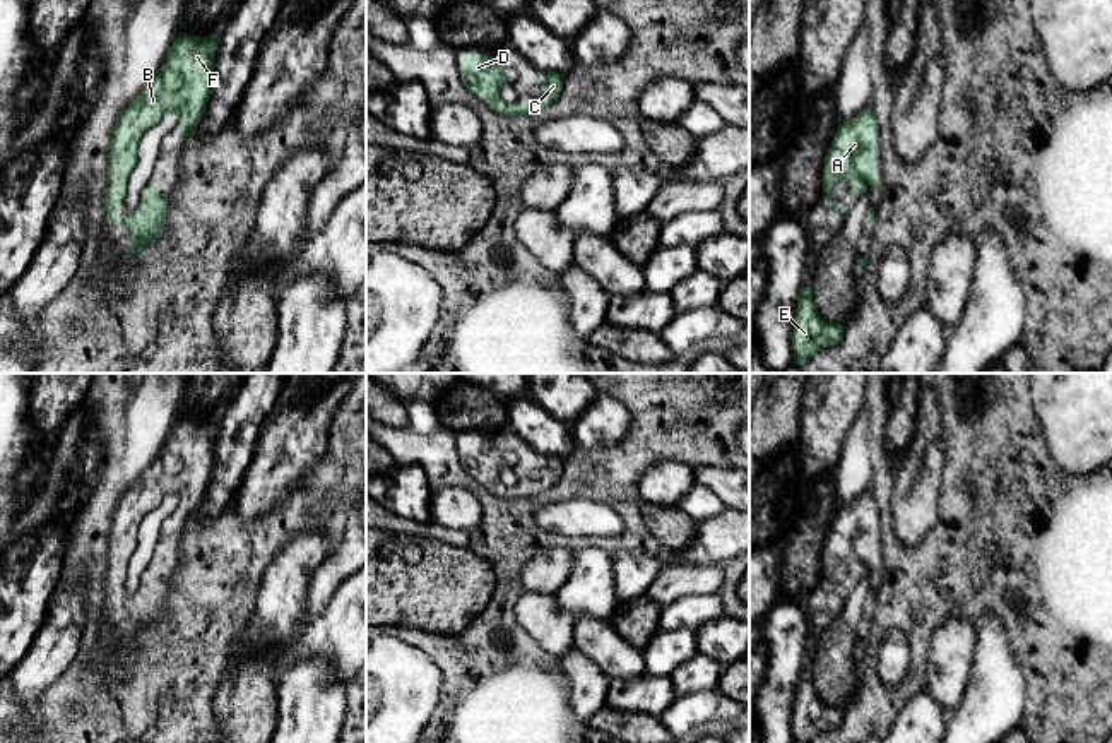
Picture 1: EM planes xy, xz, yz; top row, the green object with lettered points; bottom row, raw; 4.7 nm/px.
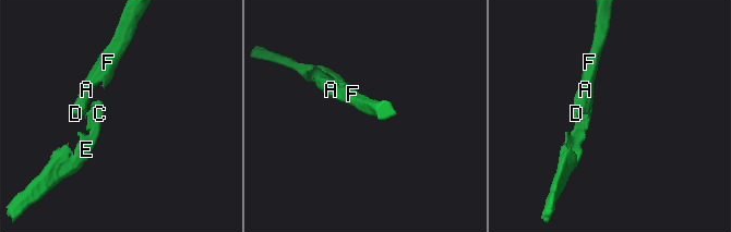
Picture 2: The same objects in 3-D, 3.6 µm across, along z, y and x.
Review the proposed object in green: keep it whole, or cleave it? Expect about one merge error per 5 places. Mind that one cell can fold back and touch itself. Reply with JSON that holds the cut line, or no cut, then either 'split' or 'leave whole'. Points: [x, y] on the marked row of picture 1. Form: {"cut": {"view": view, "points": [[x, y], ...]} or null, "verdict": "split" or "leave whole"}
{"cut": null, "verdict": "leave whole"}

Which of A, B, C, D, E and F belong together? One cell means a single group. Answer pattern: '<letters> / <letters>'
A B C D E F

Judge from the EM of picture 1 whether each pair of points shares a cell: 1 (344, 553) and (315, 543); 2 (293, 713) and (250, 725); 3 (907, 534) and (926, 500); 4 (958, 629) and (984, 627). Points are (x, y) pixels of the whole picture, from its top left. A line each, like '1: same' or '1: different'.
1: different
2: different
3: same
4: different

